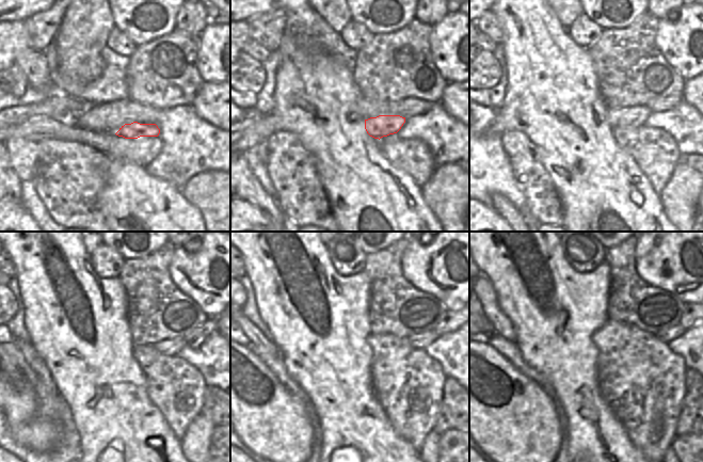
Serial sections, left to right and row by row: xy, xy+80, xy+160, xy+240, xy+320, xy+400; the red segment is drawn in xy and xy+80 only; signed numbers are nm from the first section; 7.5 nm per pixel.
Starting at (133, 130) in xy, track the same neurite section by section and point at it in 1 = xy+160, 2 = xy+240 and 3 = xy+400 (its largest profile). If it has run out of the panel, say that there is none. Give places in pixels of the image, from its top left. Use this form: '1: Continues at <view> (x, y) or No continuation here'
1: Continues at xy+160 (628, 116)
2: Continues at xy+240 (166, 347)
3: Continues at xy+400 (666, 335)

